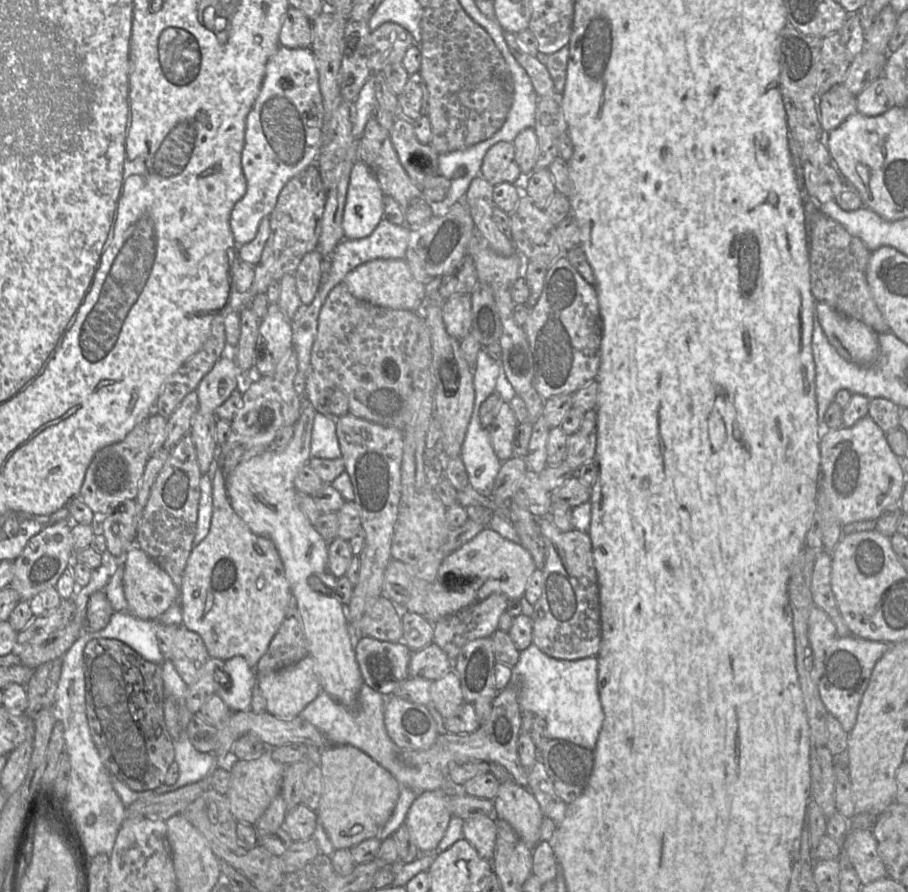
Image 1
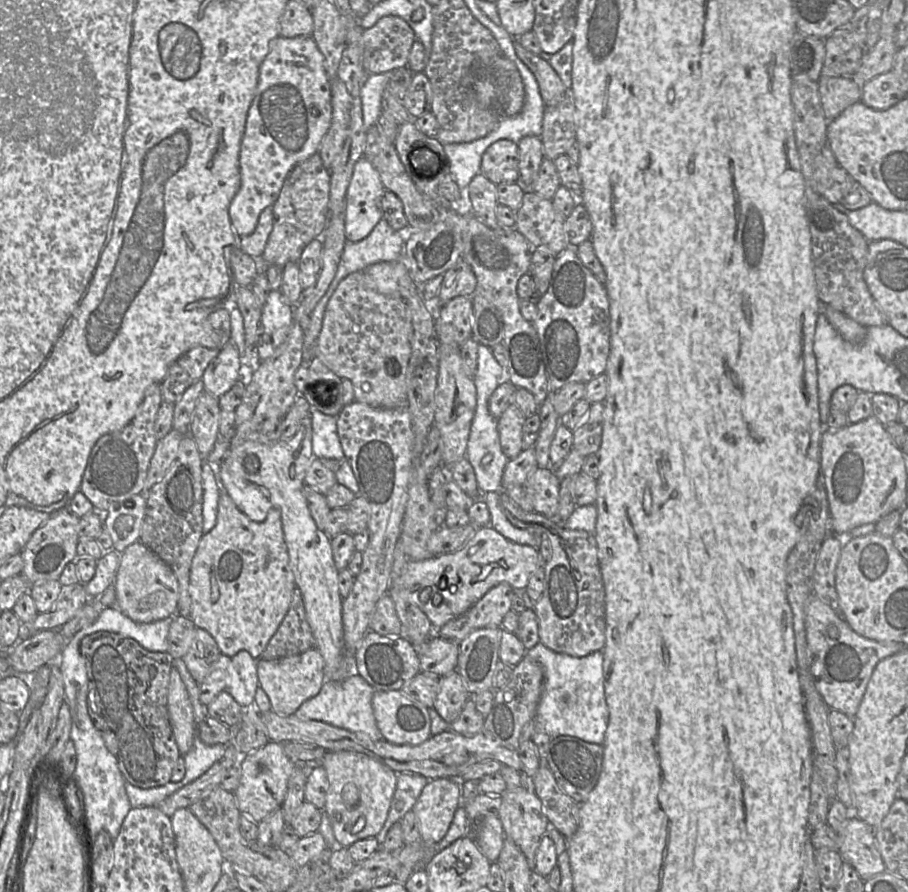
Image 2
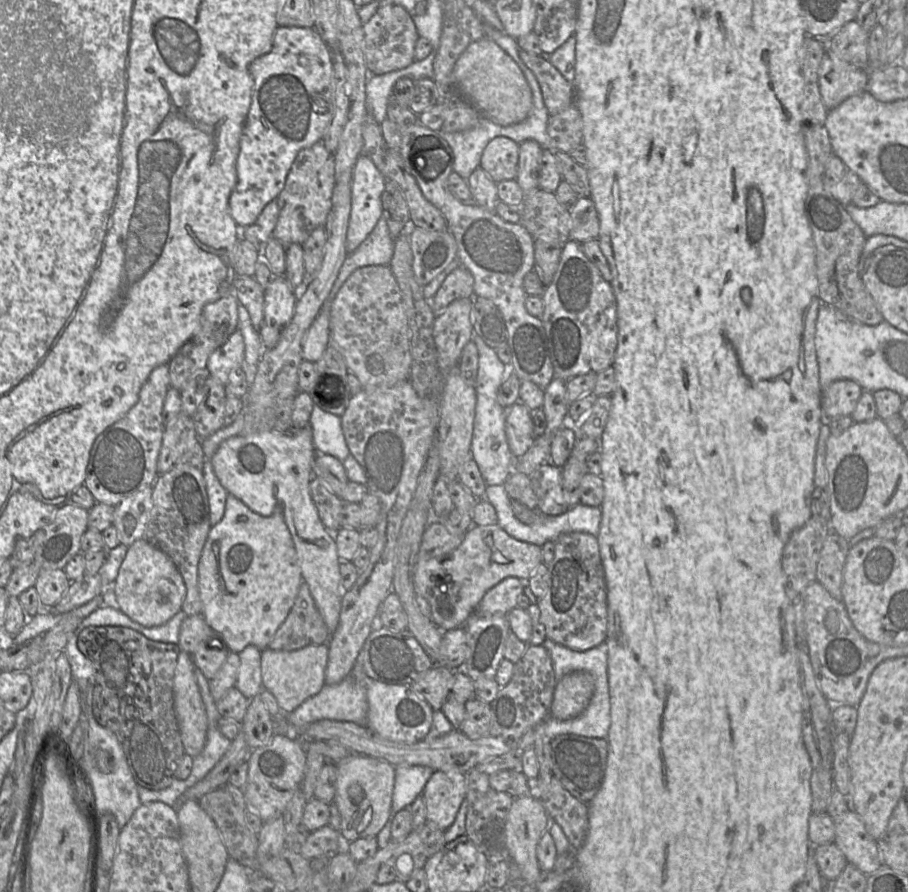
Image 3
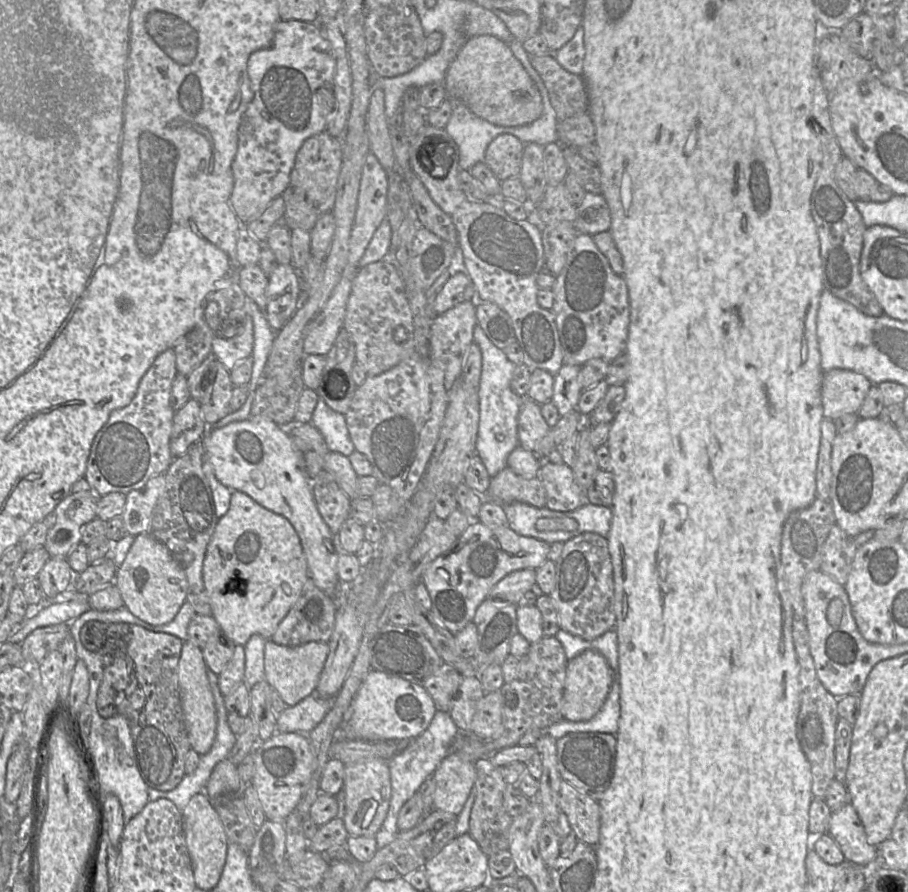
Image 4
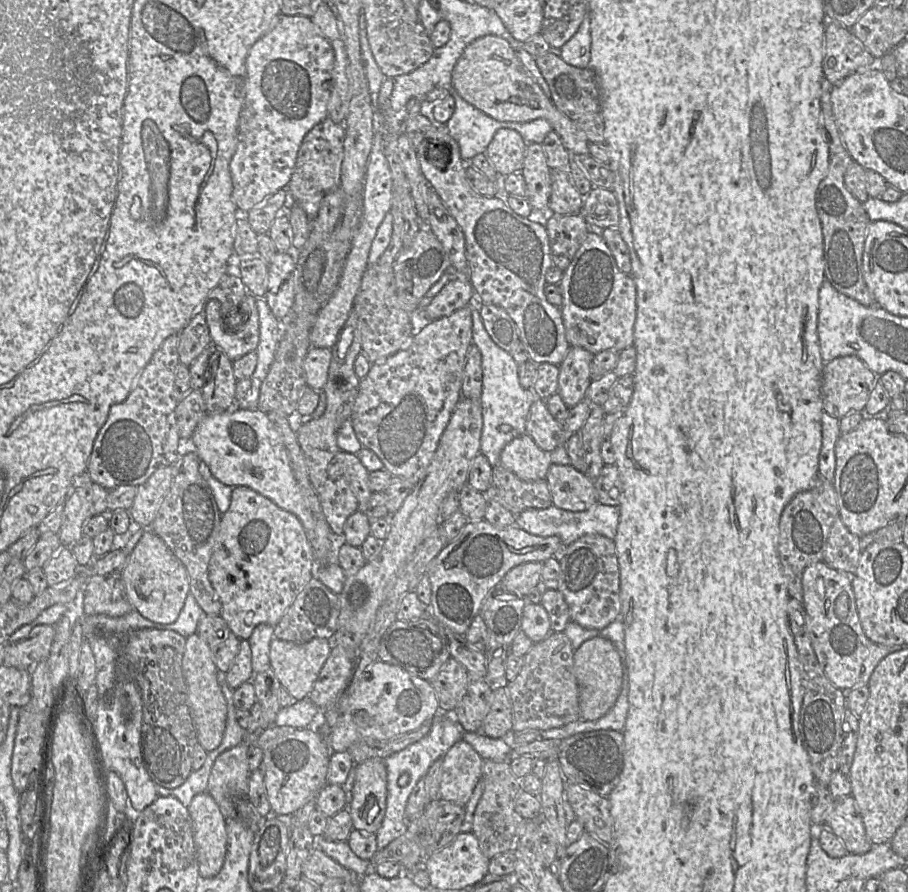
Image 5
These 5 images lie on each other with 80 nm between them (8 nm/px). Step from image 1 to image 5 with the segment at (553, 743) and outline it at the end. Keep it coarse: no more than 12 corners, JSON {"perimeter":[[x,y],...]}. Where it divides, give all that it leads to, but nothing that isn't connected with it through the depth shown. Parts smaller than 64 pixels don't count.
{"perimeter":[[621,731],[561,740],[567,784],[608,797],[623,769]]}

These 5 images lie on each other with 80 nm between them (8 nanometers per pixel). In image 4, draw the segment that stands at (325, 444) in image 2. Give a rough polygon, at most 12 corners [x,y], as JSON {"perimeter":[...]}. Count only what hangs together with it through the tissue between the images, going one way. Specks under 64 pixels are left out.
{"perimeter":[[320,398],[310,423],[330,452],[355,451],[344,415]]}

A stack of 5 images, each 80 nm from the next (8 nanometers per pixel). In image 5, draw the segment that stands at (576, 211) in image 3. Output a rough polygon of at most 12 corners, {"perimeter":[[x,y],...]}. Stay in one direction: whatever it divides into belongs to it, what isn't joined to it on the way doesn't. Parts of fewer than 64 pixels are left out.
{"perimeter":[[593,188],[580,214],[590,228],[618,227],[614,192]]}

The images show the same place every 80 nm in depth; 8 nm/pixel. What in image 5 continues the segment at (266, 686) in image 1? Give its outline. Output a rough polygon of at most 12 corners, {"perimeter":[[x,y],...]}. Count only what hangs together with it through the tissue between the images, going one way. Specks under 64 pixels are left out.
{"perimeter":[[273,638],[270,666],[297,701],[308,697],[334,643]]}

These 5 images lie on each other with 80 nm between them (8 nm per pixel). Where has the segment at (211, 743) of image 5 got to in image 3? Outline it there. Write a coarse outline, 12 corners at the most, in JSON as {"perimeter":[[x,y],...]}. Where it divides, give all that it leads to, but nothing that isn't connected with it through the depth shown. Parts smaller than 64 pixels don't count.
{"perimeter":[[180,651],[174,709],[185,754],[200,754],[208,720],[195,664]]}

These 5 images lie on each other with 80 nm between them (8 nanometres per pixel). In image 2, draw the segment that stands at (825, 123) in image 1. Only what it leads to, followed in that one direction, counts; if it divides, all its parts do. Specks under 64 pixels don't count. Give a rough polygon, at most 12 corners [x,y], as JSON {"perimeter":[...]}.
{"perimeter":[[852,77],[819,79],[828,121],[861,101],[862,86]]}

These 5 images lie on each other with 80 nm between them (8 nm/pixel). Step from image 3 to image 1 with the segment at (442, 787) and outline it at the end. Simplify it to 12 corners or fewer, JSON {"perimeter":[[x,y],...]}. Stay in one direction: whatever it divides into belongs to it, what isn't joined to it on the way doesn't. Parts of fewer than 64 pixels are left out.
{"perimeter":[[425,791],[404,824],[421,853],[435,849],[452,818],[450,797]]}

